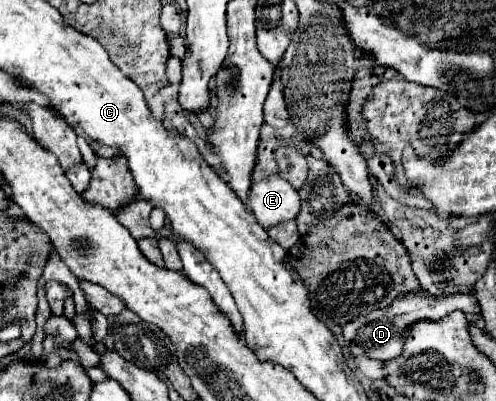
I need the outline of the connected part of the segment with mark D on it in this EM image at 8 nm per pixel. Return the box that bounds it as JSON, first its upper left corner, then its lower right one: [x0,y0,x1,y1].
[344,289,478,361]

